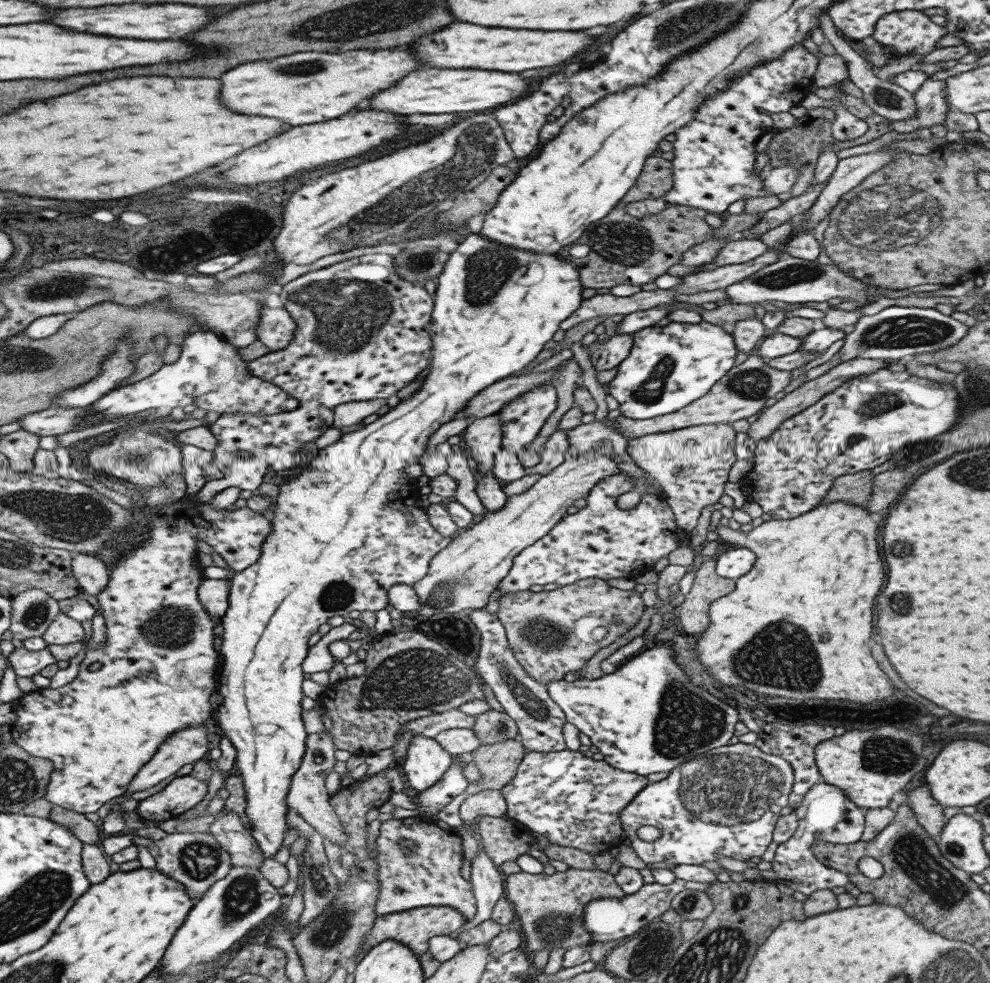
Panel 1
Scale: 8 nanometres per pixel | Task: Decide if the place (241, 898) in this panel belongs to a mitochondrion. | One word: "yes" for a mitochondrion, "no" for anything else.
yes

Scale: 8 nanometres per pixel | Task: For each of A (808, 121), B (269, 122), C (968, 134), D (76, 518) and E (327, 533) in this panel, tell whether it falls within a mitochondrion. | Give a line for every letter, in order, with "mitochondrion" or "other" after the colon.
A: other
B: other
C: other
D: mitochondrion
E: other

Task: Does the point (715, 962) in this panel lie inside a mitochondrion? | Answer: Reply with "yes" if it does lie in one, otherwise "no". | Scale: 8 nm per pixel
yes

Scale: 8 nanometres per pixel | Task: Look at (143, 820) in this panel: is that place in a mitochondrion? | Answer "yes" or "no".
no

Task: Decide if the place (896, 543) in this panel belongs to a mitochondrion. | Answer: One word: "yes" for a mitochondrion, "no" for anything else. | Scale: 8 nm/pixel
yes

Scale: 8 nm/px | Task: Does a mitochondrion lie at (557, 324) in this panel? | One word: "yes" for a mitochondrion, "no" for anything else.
no

